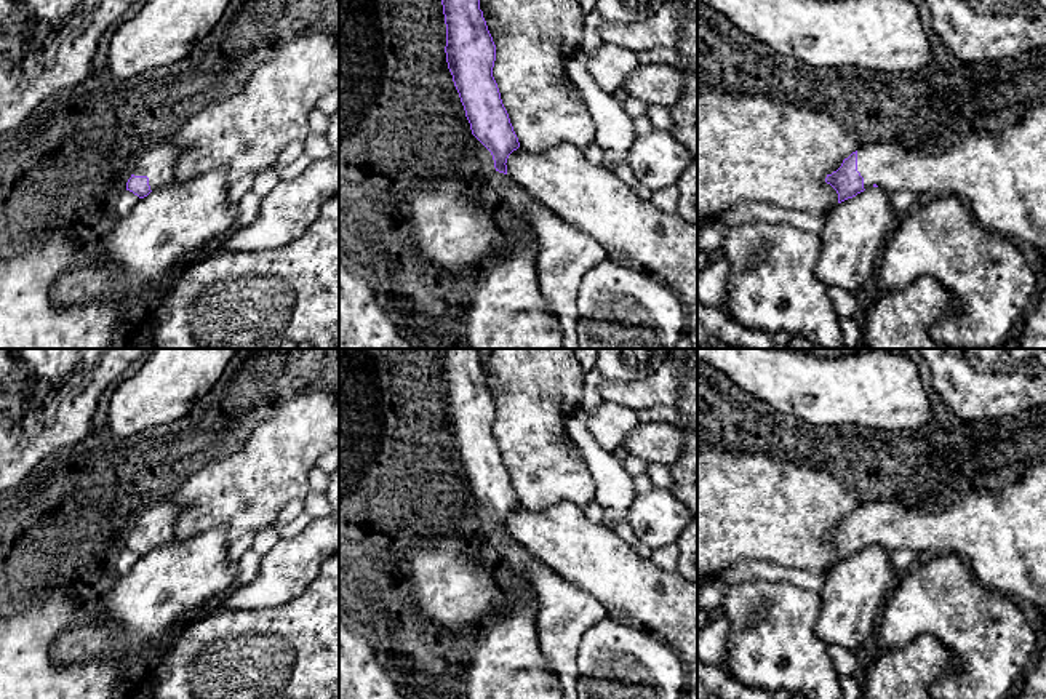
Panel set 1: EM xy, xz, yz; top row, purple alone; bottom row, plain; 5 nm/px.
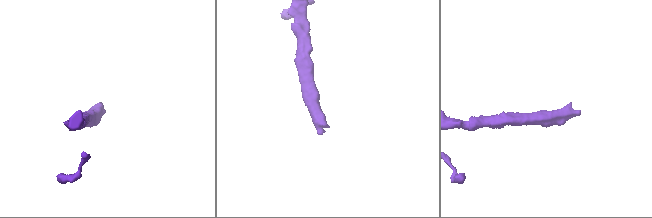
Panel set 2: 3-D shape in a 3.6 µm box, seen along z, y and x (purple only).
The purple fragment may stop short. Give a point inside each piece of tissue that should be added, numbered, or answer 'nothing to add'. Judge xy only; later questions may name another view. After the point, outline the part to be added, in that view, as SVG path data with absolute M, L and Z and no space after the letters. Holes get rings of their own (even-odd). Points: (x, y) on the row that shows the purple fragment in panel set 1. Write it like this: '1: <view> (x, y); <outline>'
1: xy (157, 163); M165 139L138 158L133 174L147 176L150 190L157 190L173 181L178 155L179 149L170 139Z

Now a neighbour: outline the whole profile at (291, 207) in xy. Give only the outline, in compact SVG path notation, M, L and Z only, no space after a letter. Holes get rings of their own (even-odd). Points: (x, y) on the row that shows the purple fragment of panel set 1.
M339 152L312 162L297 178L280 181L262 198L254 222L219 240L222 251L264 251L285 246L318 218L321 205L339 192Z

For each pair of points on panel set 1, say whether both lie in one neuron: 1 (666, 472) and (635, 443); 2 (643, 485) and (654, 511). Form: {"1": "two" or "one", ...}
{"1": "two", "2": "two"}

